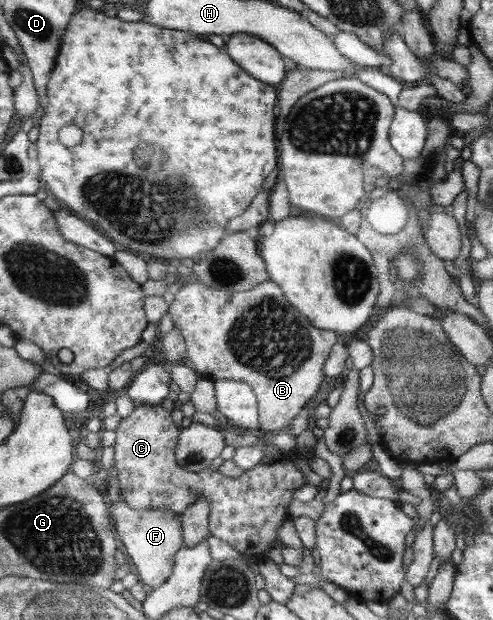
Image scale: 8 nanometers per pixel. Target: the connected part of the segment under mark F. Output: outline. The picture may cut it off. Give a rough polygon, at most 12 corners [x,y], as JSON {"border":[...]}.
{"border":[[109,504],[126,558],[148,590],[185,547],[181,516]]}

